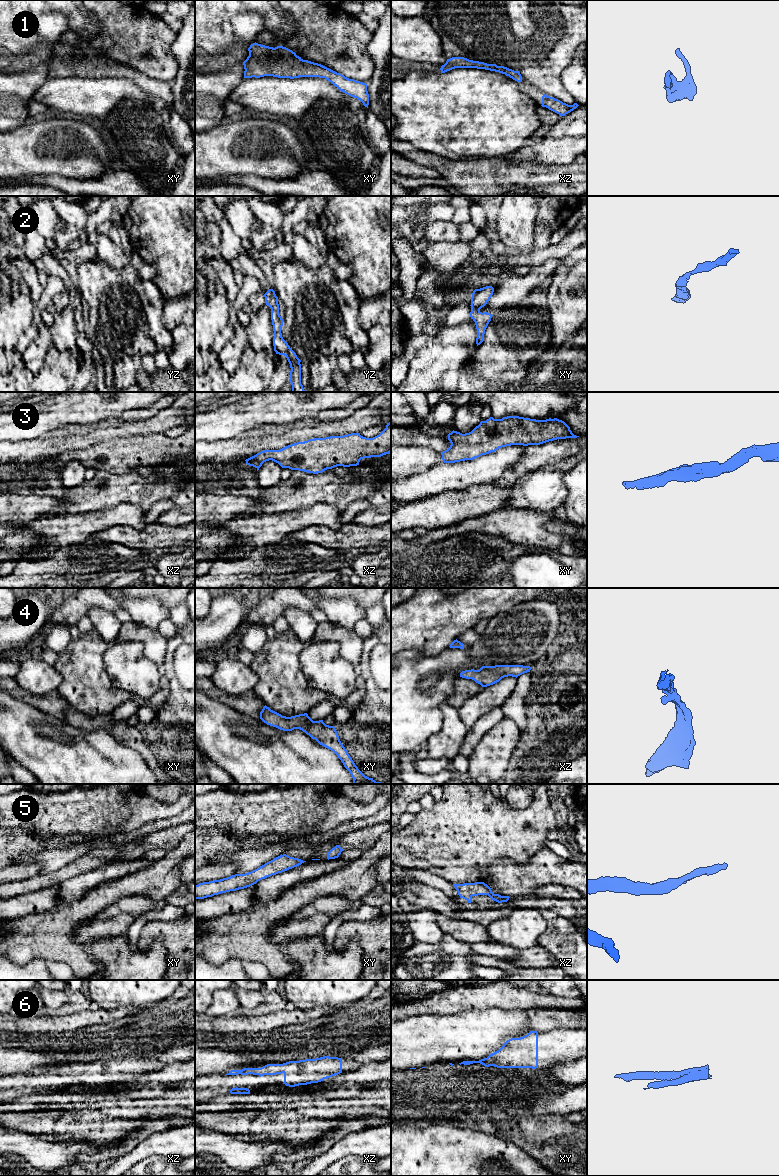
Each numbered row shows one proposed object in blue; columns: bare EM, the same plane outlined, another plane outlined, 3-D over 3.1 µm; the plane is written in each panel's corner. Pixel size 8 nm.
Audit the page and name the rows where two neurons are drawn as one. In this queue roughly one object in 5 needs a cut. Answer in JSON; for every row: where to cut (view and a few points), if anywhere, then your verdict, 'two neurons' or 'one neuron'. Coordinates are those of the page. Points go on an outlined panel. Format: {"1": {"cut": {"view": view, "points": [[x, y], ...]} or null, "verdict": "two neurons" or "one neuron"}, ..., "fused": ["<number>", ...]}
{"1": {"cut": null, "verdict": "one neuron"}, "2": {"cut": null, "verdict": "one neuron"}, "3": {"cut": null, "verdict": "one neuron"}, "4": {"cut": null, "verdict": "one neuron"}, "5": {"cut": null, "verdict": "one neuron"}, "6": {"cut": null, "verdict": "one neuron"}, "fused": []}

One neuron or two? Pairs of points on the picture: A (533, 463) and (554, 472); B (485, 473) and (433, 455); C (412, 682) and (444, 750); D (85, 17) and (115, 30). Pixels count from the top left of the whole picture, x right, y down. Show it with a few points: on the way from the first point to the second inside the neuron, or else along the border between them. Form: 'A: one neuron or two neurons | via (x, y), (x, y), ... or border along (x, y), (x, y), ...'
A: two neurons | border along (563, 459), (555, 463), (541, 465), (530, 471)
B: two neurons | border along (442, 461), (421, 473)
C: two neurons | border along (441, 710), (442, 727), (429, 738), (425, 745)
D: two neurons | border along (88, 10), (93, 13), (101, 29), (84, 37)

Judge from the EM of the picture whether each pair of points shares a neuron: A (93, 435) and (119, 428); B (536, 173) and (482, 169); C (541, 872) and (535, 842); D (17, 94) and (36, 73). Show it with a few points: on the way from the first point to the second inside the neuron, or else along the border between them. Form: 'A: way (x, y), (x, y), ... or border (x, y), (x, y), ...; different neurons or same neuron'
A: way (99, 431), (113, 428); same neuron
B: way (523, 173), (495, 173); same neuron
C: border (546, 847), (539, 850), (528, 861), (517, 864); different neurons
D: way (20, 89), (31, 78); same neuron

